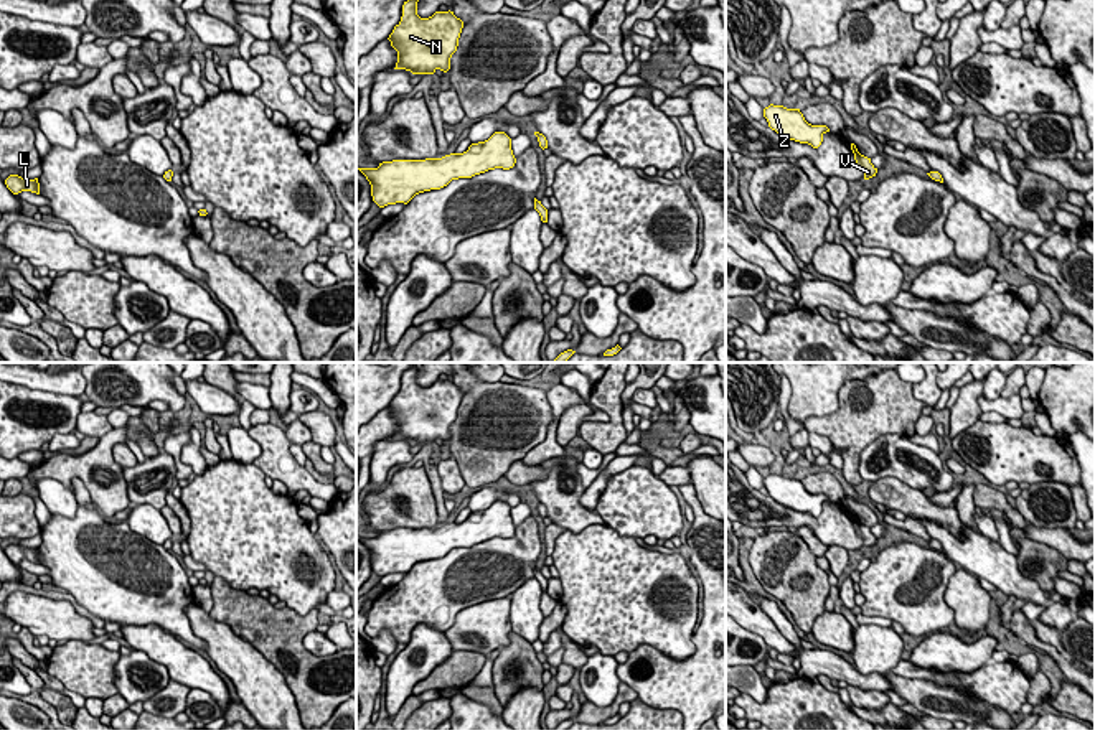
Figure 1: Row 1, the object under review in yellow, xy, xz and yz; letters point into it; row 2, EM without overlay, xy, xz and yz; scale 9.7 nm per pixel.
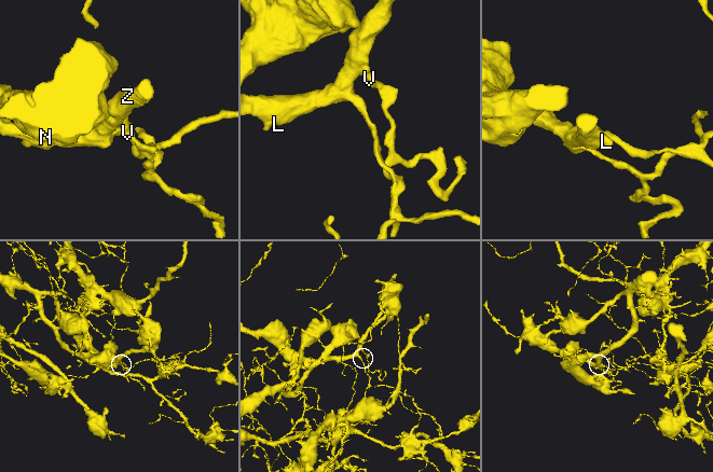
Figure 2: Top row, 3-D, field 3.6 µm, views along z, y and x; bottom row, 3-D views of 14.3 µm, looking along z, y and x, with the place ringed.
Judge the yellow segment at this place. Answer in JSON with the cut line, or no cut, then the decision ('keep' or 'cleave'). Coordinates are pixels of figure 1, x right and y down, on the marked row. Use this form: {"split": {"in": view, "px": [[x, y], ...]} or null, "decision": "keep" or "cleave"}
{"split": {"in": "xy", "px": [[165, 173], [170, 180]]}, "decision": "cleave"}

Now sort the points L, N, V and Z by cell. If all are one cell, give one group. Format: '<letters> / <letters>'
L N Z / V

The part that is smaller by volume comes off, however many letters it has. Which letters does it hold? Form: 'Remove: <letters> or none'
Remove: V

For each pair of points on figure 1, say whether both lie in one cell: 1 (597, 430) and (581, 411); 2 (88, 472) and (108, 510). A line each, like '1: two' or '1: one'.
1: two
2: one

